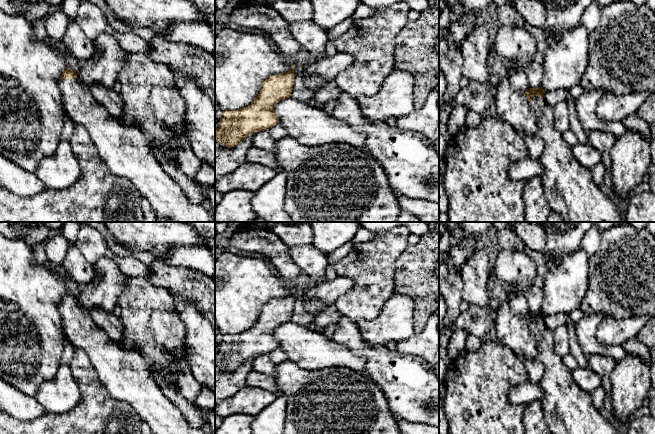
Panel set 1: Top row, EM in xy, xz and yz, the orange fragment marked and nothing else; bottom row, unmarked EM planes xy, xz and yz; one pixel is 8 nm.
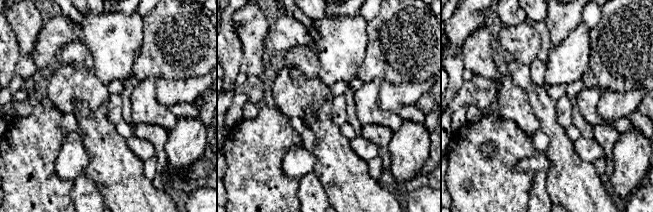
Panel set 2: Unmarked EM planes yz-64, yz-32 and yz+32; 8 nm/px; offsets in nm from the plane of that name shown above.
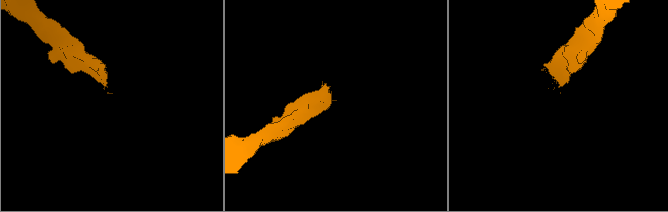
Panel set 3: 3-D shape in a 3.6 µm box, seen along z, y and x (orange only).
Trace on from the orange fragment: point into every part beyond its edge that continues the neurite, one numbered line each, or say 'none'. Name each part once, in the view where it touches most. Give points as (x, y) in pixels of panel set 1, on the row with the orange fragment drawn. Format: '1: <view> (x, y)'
1: xy (126, 151)

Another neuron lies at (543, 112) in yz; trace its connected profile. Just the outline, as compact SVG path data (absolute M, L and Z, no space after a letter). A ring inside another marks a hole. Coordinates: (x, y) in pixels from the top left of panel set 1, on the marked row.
M535 96L529 105L537 122L535 136L544 142L544 150L538 158L543 166L543 173L539 177L551 211L558 213L564 222L623 222L623 215L615 200L610 199L595 184L591 170L575 159L570 145L556 129L553 123L554 106L548 105L545 98L540 96Z

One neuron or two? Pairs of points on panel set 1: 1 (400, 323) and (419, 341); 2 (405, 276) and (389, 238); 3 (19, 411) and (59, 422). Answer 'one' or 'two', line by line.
1: two
2: two
3: two

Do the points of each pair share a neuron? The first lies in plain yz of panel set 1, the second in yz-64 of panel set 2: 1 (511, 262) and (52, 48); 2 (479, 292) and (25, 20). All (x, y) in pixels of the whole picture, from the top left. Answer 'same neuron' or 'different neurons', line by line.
1: same neuron
2: same neuron

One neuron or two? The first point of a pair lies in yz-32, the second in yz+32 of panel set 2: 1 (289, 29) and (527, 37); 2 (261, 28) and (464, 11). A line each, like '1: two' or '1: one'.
1: one
2: two

